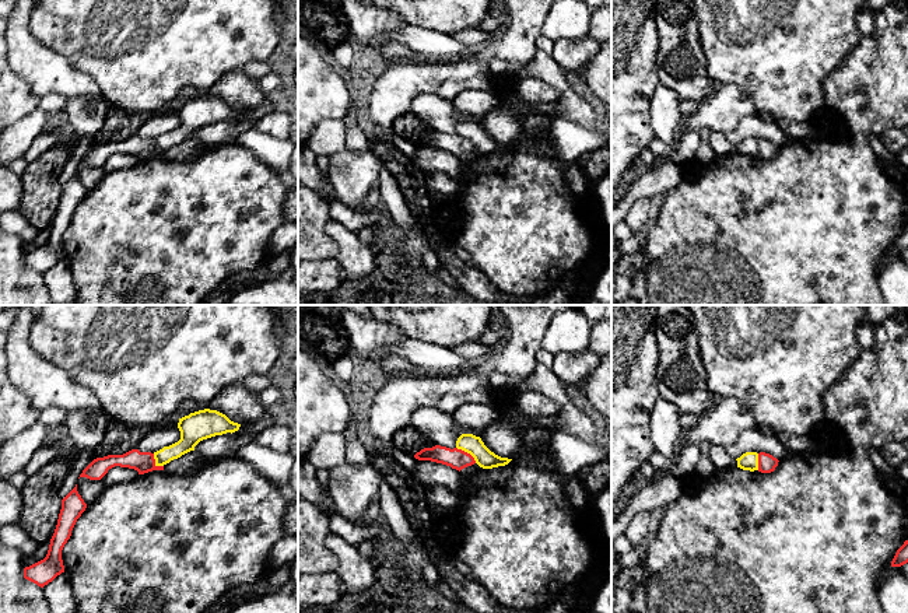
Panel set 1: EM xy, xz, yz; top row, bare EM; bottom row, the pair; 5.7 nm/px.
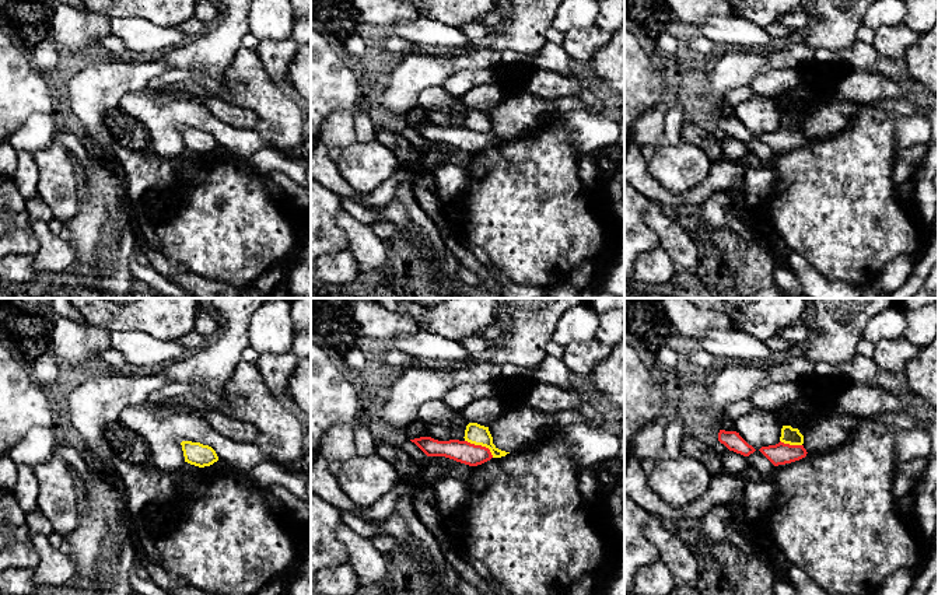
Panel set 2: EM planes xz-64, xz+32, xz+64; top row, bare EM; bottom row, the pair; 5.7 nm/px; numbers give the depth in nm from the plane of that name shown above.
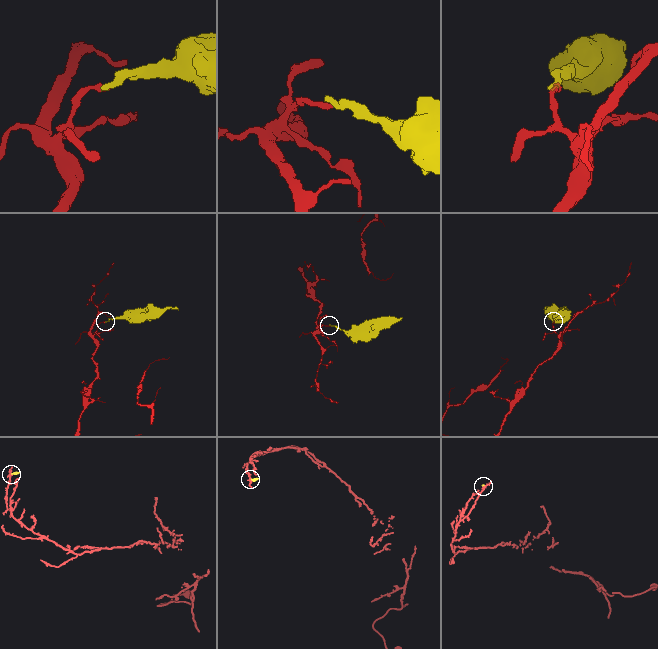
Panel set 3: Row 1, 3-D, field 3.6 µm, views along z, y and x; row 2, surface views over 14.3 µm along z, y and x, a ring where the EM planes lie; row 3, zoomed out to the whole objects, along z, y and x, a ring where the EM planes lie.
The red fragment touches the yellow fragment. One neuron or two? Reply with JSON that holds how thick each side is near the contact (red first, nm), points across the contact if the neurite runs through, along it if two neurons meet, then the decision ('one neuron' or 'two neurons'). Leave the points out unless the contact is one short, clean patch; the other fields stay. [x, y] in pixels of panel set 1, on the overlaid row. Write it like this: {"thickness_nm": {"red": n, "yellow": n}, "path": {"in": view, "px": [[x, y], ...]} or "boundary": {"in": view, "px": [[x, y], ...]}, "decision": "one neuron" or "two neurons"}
{"thickness_nm": {"red": 120, "yellow": 110}, "boundary": {"in": "xz", "px": [[456, 447], [466, 451], [476, 462]]}, "decision": "two neurons"}

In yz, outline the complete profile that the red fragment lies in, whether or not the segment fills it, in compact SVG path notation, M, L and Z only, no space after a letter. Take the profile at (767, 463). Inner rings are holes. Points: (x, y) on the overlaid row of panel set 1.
M760 452L758 453L758 472L771 473L778 466L778 462L779 460L776 458L774 458L772 455Z

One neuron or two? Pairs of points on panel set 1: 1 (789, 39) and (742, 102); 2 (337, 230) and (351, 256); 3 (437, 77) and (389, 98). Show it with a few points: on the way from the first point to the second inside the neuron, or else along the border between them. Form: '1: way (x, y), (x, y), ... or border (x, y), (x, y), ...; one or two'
1: border (717, 86), (738, 84), (750, 97), (757, 112); two
2: way (343, 237), (351, 249); one
3: way (426, 79), (407, 80), (400, 87); one

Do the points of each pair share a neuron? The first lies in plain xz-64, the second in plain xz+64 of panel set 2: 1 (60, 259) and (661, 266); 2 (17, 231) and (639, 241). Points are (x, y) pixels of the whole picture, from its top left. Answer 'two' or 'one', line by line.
1: two
2: one

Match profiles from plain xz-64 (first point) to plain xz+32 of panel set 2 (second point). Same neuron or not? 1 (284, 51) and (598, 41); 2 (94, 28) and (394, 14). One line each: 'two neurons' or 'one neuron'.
1: one neuron
2: one neuron

